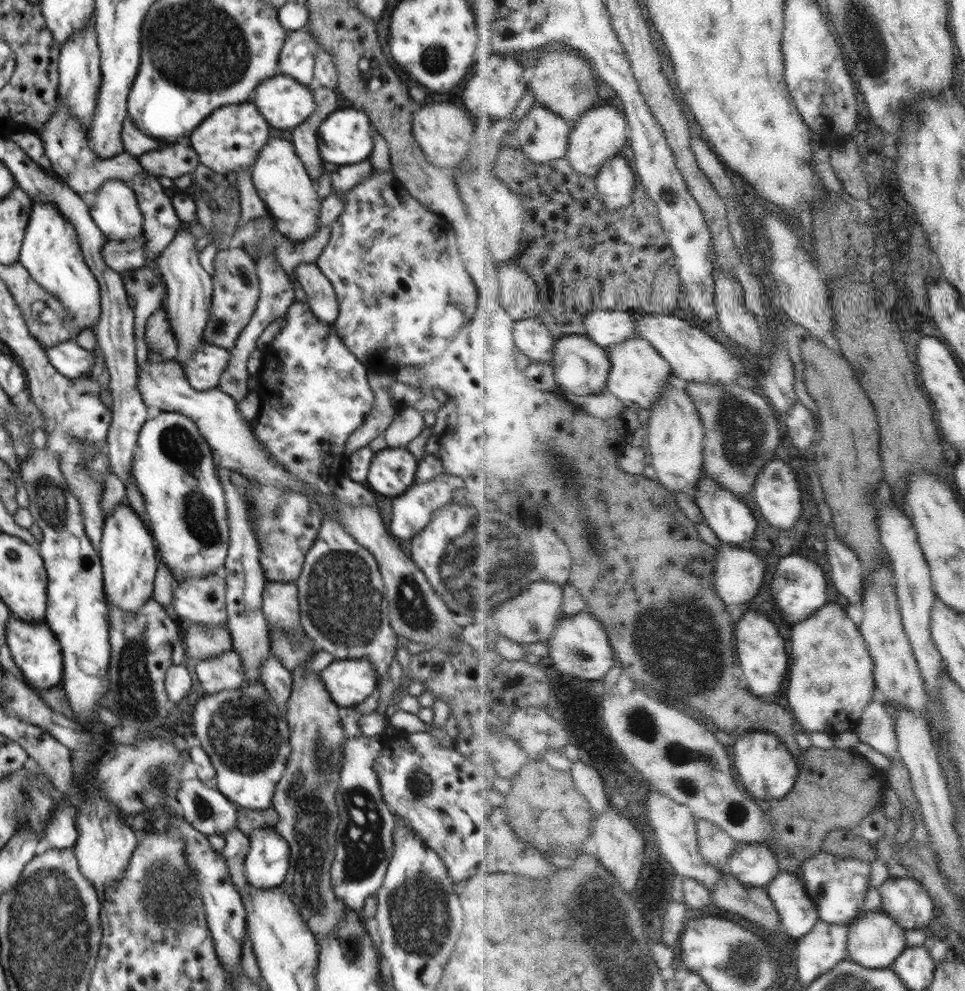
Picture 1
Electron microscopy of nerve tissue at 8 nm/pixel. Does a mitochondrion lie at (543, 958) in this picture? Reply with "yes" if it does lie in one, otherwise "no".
no

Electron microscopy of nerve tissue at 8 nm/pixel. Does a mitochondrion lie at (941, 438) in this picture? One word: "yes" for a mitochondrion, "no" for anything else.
no

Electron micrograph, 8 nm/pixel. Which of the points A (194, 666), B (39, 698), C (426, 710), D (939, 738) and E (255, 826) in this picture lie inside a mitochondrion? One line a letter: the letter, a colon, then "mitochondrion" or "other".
A: other
B: other
C: other
D: other
E: other

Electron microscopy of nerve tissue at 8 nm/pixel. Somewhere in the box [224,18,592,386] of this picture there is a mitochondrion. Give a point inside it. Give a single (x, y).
(436, 57)

